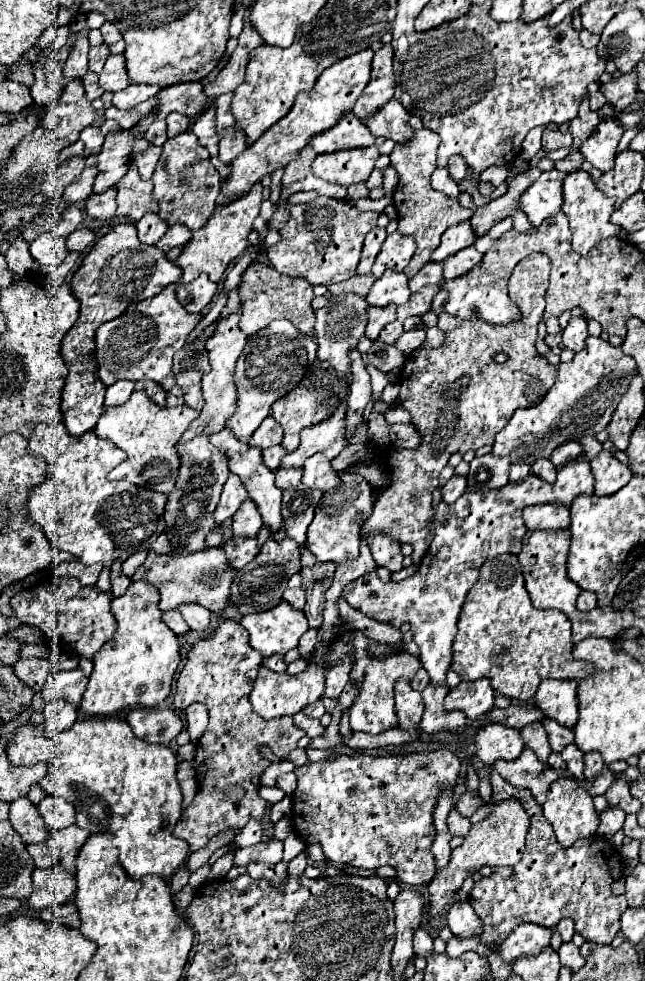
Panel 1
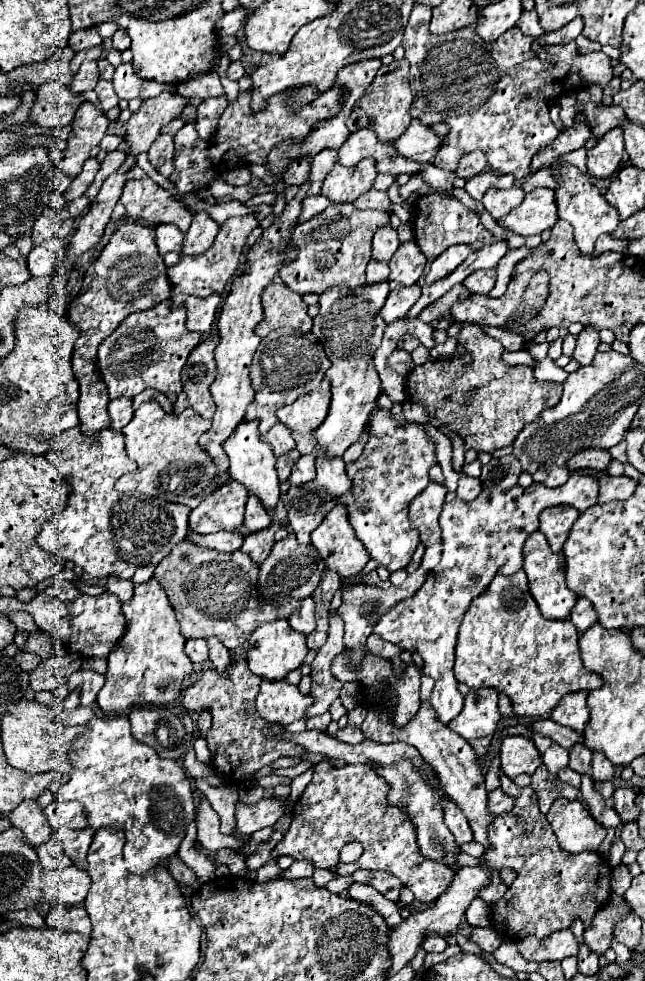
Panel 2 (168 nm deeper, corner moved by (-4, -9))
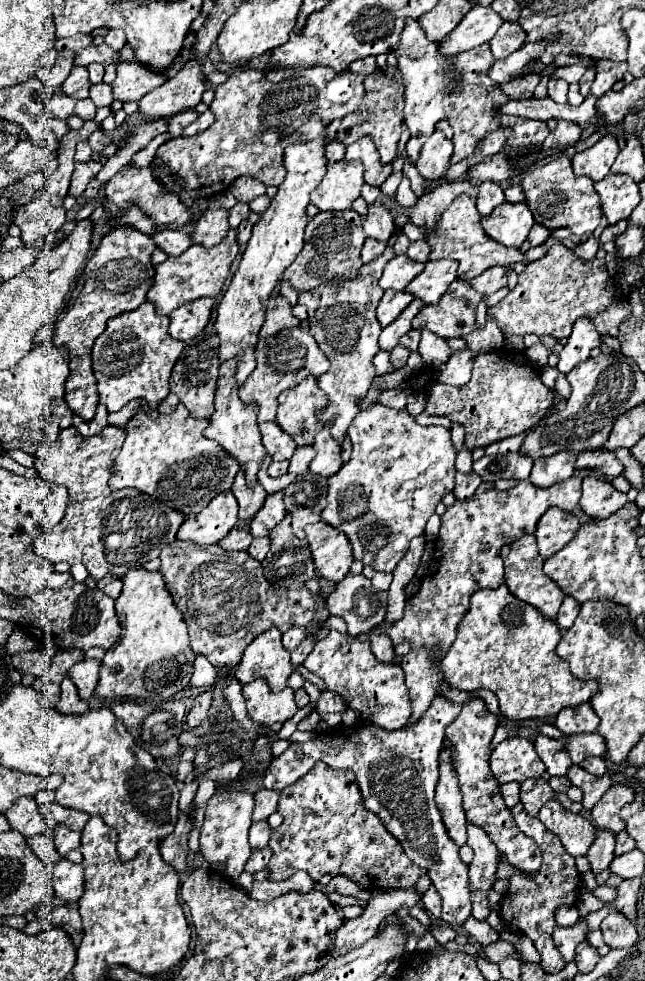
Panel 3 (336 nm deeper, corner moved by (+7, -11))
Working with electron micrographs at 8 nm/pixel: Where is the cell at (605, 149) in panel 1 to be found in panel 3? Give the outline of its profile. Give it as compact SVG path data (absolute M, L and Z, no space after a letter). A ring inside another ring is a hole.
M603 136L595 146L577 152L571 160L573 164L573 172L577 176L587 176L591 180L603 180L603 176L609 174L611 164L615 162L619 154L619 146L617 140L613 136Z

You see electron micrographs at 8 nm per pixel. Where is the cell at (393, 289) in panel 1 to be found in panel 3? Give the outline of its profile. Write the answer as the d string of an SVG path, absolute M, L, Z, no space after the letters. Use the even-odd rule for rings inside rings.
M387 290L377 306L377 320L381 326L391 324L403 310L405 306L409 306L409 302L415 296L409 292L397 292L397 290Z

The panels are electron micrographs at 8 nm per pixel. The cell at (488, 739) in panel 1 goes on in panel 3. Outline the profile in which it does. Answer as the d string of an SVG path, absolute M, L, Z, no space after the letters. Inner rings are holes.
M507 738L491 754L491 772L499 784L521 782L529 776L541 776L545 766L533 744L525 738Z

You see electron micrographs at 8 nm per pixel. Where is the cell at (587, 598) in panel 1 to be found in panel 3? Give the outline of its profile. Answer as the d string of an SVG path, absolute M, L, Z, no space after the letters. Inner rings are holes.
M565 596L565 600L563 600L561 608L559 608L559 614L557 614L557 620L555 622L557 622L557 626L561 630L569 630L573 626L573 622L575 622L577 614L579 614L579 602L573 600L571 596Z

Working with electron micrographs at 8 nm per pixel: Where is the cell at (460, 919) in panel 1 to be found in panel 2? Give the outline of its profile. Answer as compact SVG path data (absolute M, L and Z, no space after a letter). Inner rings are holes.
M472 928L470 940L476 942L488 954L492 954L494 950L498 950L498 946L502 944L500 934L496 934L496 930L492 930L492 928Z

